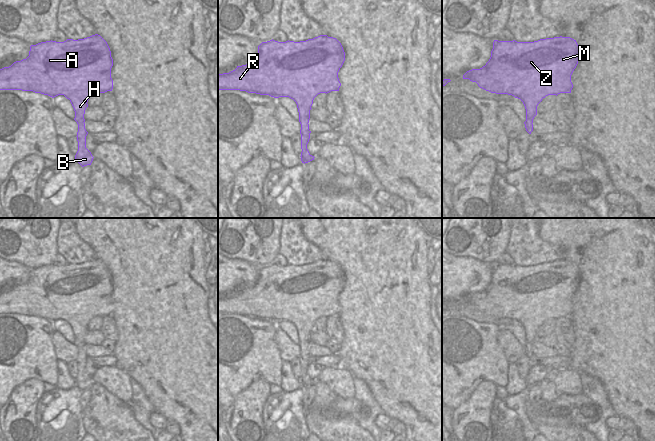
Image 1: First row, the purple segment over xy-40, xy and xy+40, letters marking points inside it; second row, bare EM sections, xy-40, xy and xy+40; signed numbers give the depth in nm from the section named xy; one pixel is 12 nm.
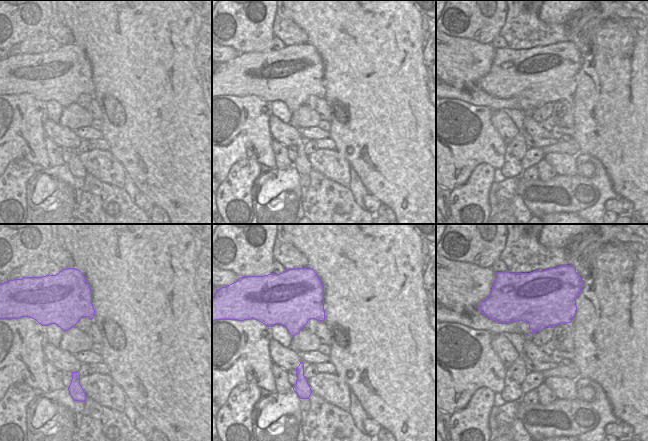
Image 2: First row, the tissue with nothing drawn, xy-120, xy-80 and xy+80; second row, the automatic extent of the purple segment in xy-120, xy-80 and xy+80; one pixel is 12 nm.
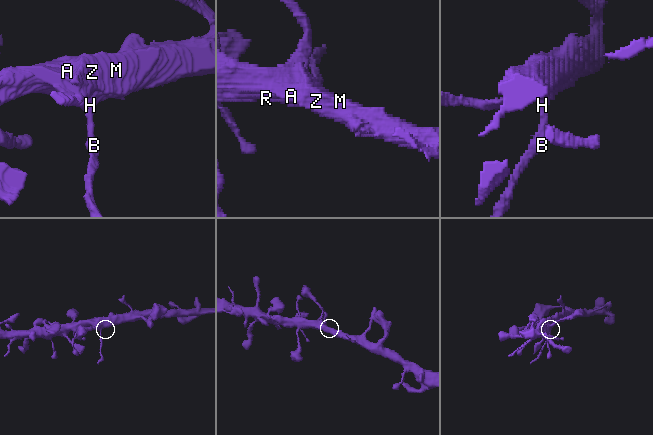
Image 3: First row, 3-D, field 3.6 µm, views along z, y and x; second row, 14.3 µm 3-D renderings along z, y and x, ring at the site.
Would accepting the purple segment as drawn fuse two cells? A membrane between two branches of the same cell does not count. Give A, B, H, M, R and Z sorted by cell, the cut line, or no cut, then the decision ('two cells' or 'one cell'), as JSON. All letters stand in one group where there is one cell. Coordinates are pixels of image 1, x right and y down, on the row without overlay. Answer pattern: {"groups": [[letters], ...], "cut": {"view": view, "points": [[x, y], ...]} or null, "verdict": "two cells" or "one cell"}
{"groups": [["A", "H", "M", "R", "Z"], ["B"]], "cut": {"view": "xy", "points": [[299, 344], [304, 344], [307, 347]]}, "verdict": "two cells"}

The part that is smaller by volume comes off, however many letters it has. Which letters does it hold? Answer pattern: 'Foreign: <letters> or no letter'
Foreign: B.

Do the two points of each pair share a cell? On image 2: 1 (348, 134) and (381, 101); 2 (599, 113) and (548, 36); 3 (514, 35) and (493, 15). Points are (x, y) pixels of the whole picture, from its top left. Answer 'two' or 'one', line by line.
1: one
2: two
3: two

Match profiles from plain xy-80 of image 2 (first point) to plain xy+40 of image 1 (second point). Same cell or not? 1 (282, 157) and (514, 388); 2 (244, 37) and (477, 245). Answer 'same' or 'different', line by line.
1: same
2: same

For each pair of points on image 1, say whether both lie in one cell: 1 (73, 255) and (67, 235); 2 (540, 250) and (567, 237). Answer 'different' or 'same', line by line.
1: same
2: different

